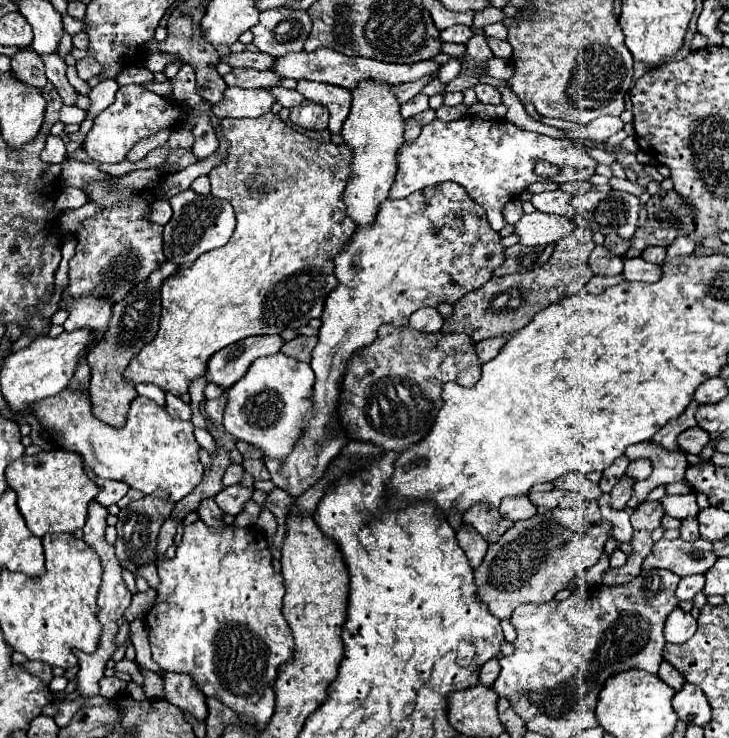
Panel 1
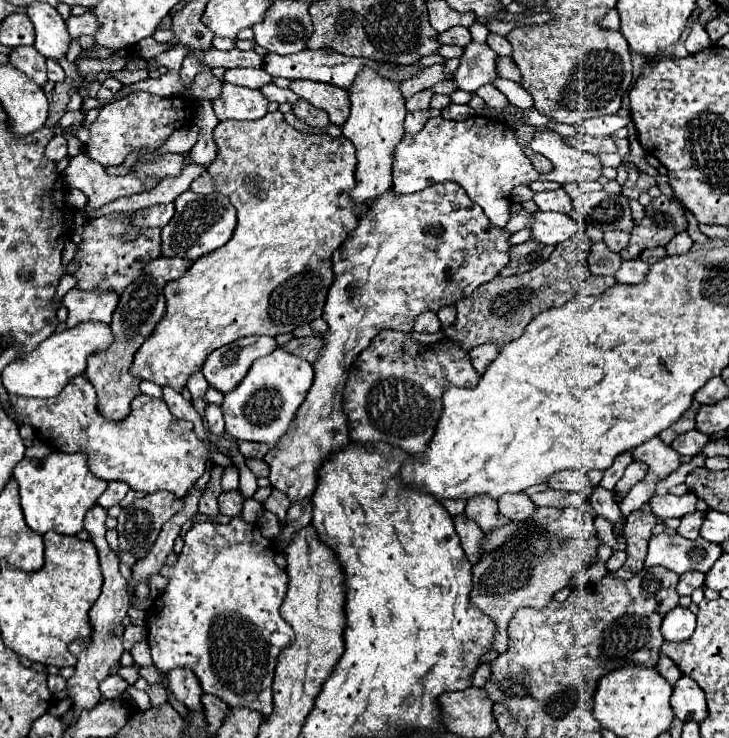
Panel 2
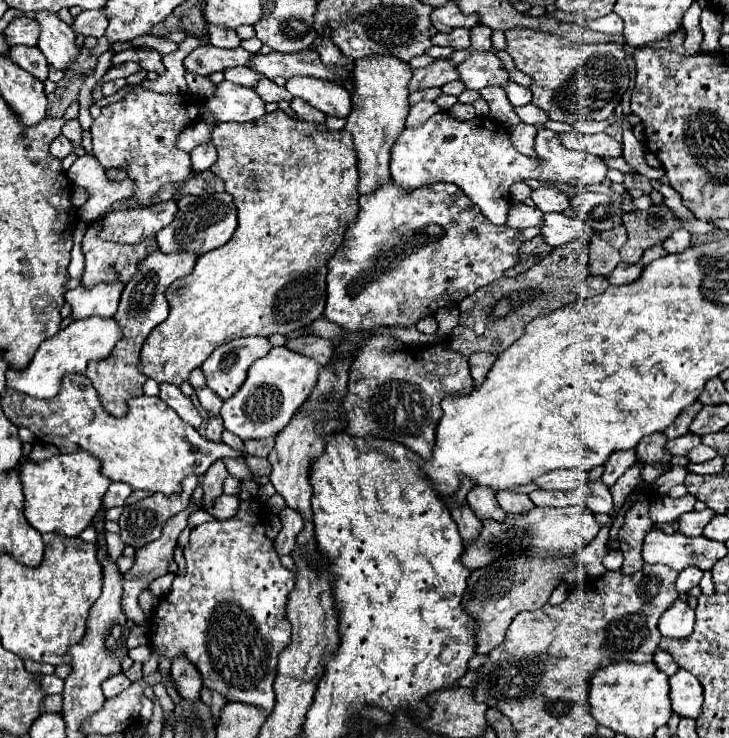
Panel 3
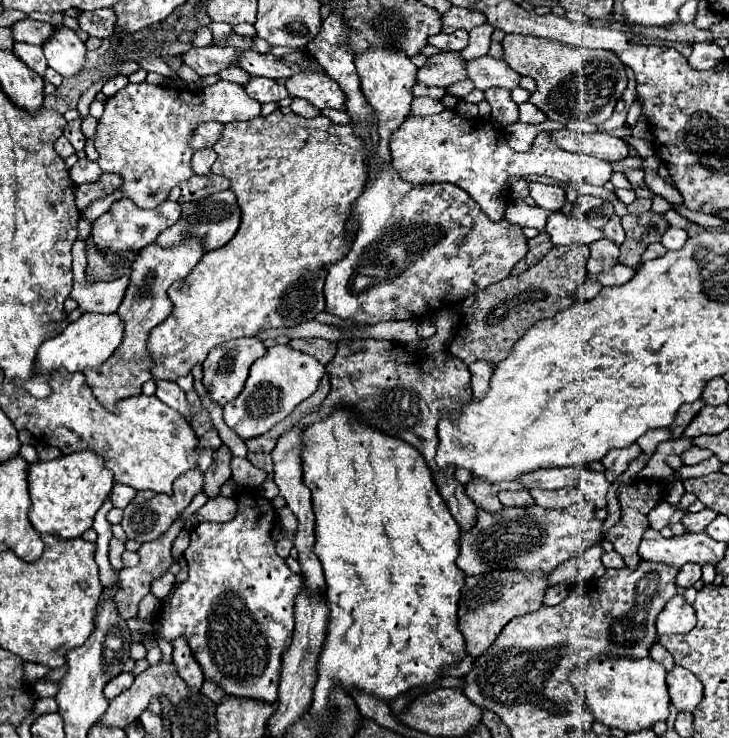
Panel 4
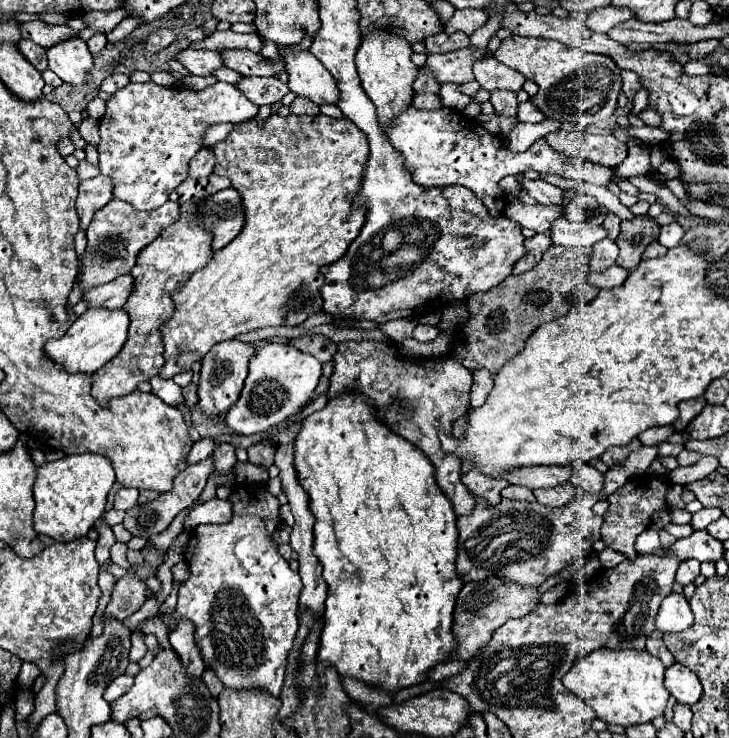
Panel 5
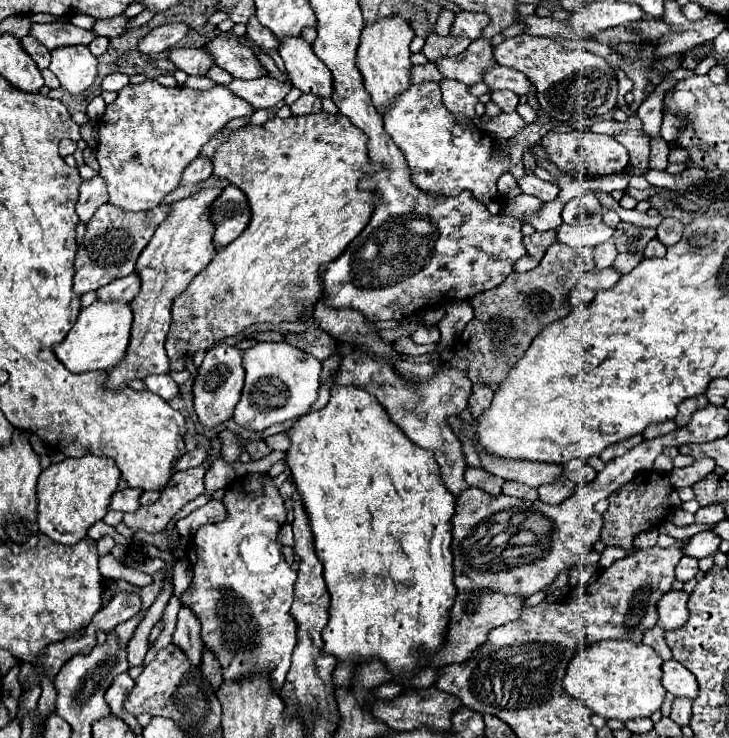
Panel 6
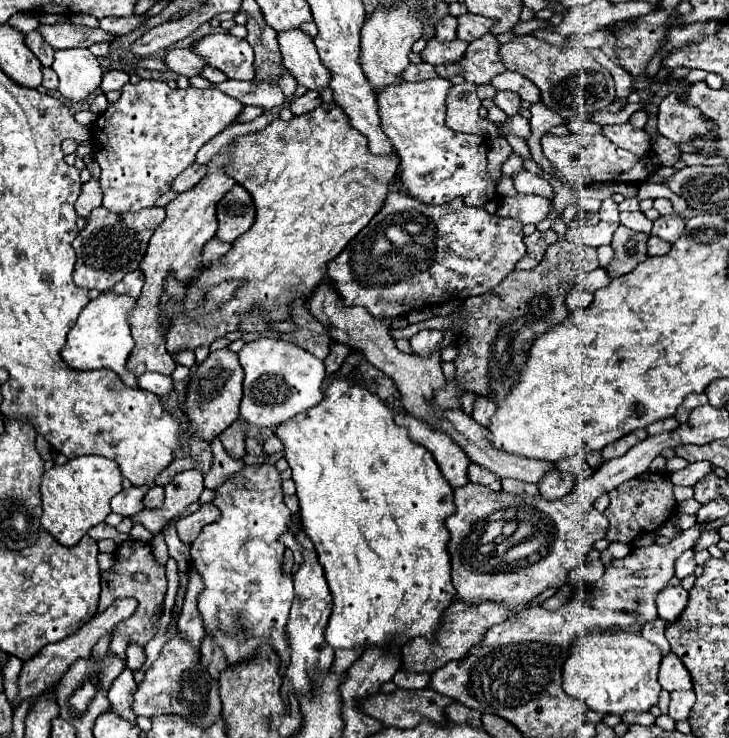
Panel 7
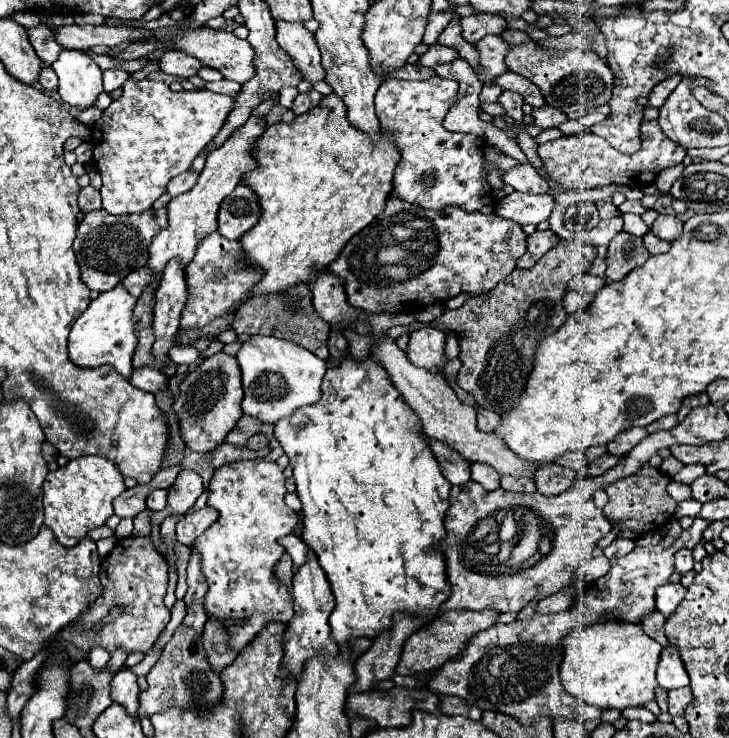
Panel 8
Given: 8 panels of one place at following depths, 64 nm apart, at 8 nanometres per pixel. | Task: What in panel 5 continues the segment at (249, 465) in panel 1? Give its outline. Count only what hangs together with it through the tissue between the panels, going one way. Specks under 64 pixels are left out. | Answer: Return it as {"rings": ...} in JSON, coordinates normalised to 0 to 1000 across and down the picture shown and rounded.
{"rings":[[[348,602],[348,604],[340,607],[340,626],[362,631],[362,634],[370,634],[376,629],[376,612],[379,612],[376,604]]]}

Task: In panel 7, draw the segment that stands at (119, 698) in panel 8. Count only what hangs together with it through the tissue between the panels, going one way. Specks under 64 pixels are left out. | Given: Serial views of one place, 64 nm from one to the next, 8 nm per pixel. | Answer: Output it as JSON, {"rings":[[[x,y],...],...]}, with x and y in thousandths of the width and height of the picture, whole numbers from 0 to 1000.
{"rings":[[[170,908],[151,930],[148,946],[154,951],[154,962],[159,967],[165,967],[170,976],[184,978],[187,967],[181,965],[181,949],[184,949],[184,938],[187,938],[187,924],[184,924],[184,913],[181,908]]]}

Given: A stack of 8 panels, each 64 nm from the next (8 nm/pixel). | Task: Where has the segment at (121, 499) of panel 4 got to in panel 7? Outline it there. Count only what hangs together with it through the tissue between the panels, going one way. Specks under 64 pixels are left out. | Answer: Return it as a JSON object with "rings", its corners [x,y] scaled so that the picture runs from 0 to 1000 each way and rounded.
{"rings":[[[181,659],[176,664],[167,664],[154,675],[154,694],[165,699],[187,699],[192,691],[198,691],[195,675],[203,664],[206,659]]]}

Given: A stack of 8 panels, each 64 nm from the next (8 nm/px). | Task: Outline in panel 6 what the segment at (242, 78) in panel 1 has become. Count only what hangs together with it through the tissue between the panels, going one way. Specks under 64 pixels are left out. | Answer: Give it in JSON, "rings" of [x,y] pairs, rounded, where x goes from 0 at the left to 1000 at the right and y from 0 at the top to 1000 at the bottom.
{"rings":[[[291,89],[291,92],[283,98],[283,103],[285,103],[288,108],[294,108],[296,114],[316,114],[316,111],[321,108],[313,98],[307,98],[307,95],[299,92],[299,89]]]}

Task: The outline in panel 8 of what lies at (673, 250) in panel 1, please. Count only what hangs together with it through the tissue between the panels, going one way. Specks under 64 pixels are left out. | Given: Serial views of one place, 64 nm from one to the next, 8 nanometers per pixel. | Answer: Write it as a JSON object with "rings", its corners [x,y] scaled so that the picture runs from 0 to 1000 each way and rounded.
{"rings":[[[905,290],[897,304],[894,304],[894,314],[908,322],[908,325],[927,325],[936,314],[936,298],[930,293],[914,293],[914,290]]]}

